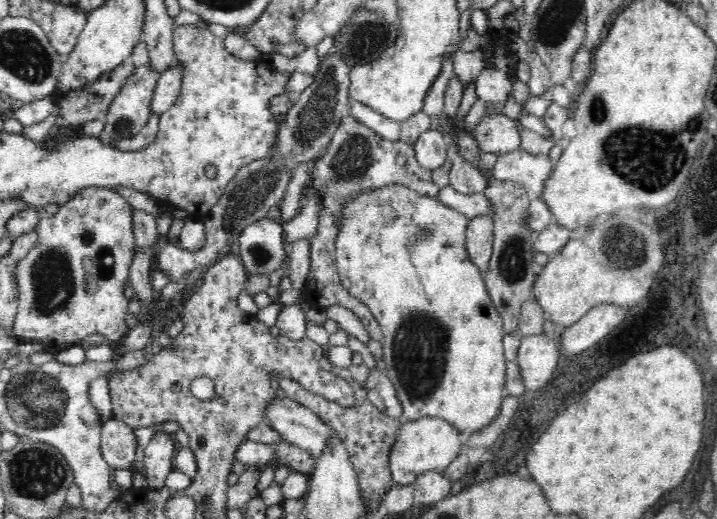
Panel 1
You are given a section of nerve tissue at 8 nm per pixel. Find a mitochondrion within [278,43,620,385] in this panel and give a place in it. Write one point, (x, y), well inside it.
(351, 164)

